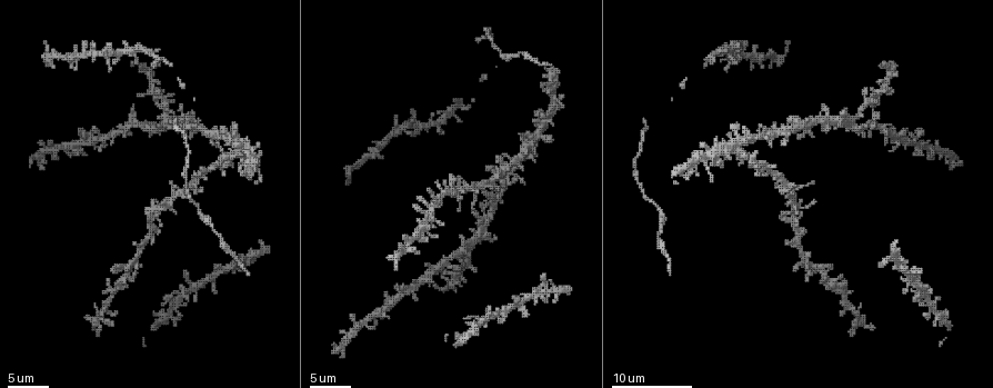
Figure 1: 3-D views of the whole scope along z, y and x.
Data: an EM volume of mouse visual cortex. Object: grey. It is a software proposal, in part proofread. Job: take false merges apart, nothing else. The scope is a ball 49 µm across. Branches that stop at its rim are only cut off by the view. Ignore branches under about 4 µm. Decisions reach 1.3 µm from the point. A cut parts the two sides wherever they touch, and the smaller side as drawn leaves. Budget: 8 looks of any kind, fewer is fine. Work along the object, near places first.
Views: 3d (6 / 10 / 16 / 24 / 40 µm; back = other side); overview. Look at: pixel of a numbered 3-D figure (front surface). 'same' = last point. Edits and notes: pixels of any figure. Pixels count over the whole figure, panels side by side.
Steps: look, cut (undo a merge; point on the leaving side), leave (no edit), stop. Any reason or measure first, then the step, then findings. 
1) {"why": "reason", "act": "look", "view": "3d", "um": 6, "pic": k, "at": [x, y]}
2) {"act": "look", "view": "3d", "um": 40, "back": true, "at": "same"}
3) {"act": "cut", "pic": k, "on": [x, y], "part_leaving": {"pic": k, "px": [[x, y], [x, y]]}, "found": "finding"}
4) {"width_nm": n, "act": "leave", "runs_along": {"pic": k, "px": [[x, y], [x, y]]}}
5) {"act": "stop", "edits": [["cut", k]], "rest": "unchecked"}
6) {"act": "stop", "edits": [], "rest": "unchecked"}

{"act": "look", "view": "3d", "um": 10, "pic": 1, "at": [853, 121]}

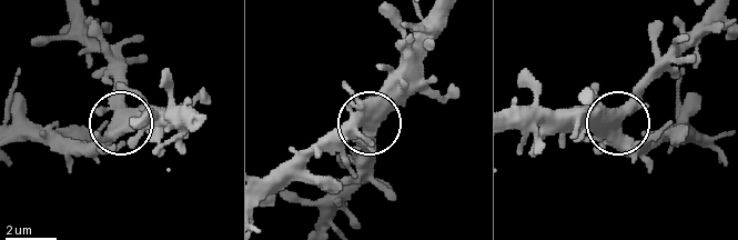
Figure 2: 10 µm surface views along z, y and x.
{"side_arm_um": 11, "act": "leave", "runs_along": {"pic": 2, "px": [[514, 127], [609, 124], [665, 71]]}, "found": "one neuron here"}

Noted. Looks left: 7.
{"why": "four or more arms meet", "act": "look", "view": "3d", "um": 10, "pic": 1, "at": [788, 186]}

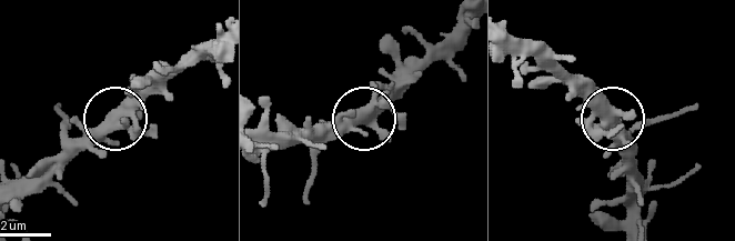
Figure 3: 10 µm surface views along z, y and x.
{"act": "leave", "runs_along": {"pic": 3, "px": [[366, 113], [411, 69]]}, "found": "one neuron here"}

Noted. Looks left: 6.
{"act": "look", "view": "3d", "um": 16, "pic": 1, "at": [233, 149]}

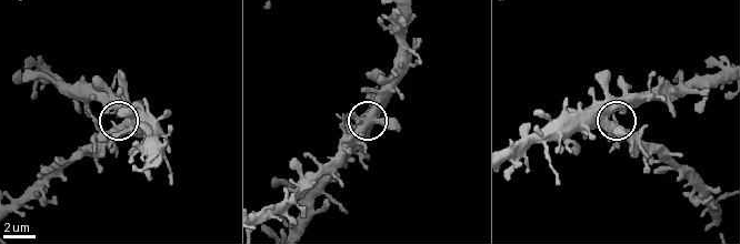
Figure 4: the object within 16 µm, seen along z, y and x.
{"act": "look", "view": "3d", "um": 6, "pic": 4, "at": [115, 122]}

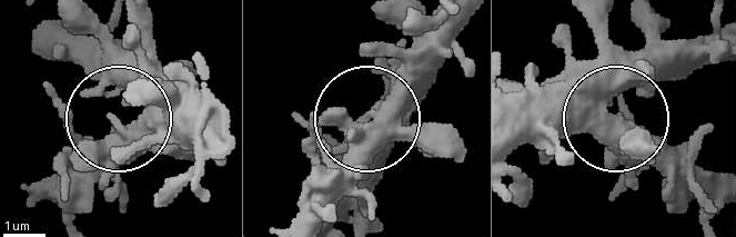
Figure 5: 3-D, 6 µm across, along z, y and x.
{"width_nm": 390, "act": "leave", "runs_along": {"pic": 5, "px": [[289, 223], [366, 116], [374, 176]]}, "found": "continuous, no second neuron"}

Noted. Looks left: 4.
{"act": "look", "view": "3d", "um": 16, "pic": 1, "at": [204, 220]}

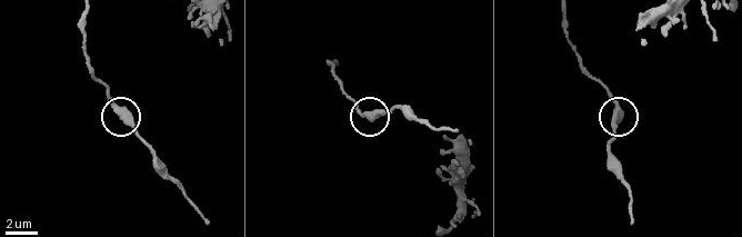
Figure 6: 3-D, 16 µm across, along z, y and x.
{"side_arm_um": 9, "act": "leave", "found": "continuous, no second neuron"}

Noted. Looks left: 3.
{"act": "stop", "edits": [], "rest": "unchecked"}

